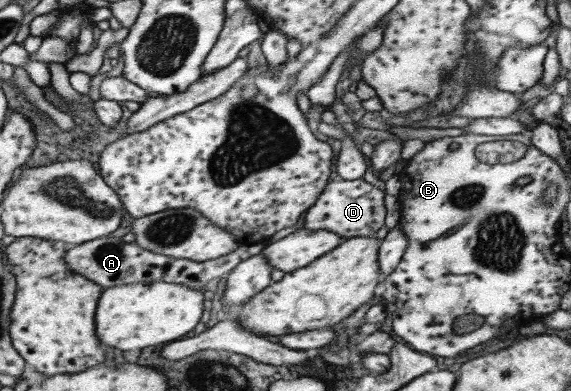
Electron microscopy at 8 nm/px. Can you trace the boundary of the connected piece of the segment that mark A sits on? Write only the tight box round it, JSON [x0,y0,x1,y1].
[64,236,264,289]

